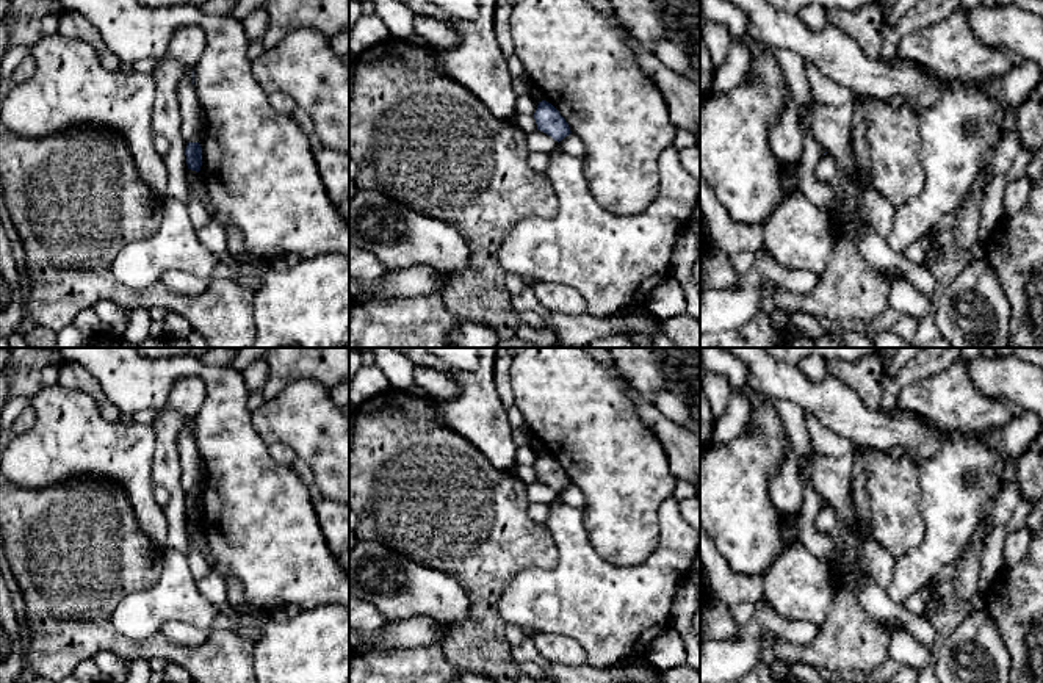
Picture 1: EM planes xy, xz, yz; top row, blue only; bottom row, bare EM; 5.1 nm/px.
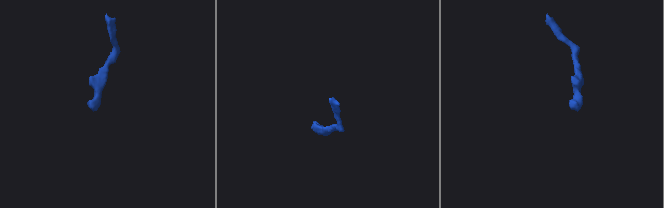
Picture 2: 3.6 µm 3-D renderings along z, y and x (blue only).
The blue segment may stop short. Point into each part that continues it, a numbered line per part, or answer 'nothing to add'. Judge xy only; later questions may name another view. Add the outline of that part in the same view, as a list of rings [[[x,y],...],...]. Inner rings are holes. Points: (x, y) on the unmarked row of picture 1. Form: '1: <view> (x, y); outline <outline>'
nothing to add

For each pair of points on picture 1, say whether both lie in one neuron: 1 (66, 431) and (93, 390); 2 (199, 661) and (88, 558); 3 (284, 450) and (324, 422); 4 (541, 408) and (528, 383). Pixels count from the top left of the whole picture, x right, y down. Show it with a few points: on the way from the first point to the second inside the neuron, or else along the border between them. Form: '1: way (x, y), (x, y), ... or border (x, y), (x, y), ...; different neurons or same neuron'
1: border (57, 383), (88, 393), (107, 420), (118, 419); different neurons
2: way (158, 649), (121, 646), (88, 613), (88, 599); same neuron
3: border (268, 444), (287, 444), (298, 458); different neurons
4: way (541, 401), (541, 395), (534, 389); same neuron

